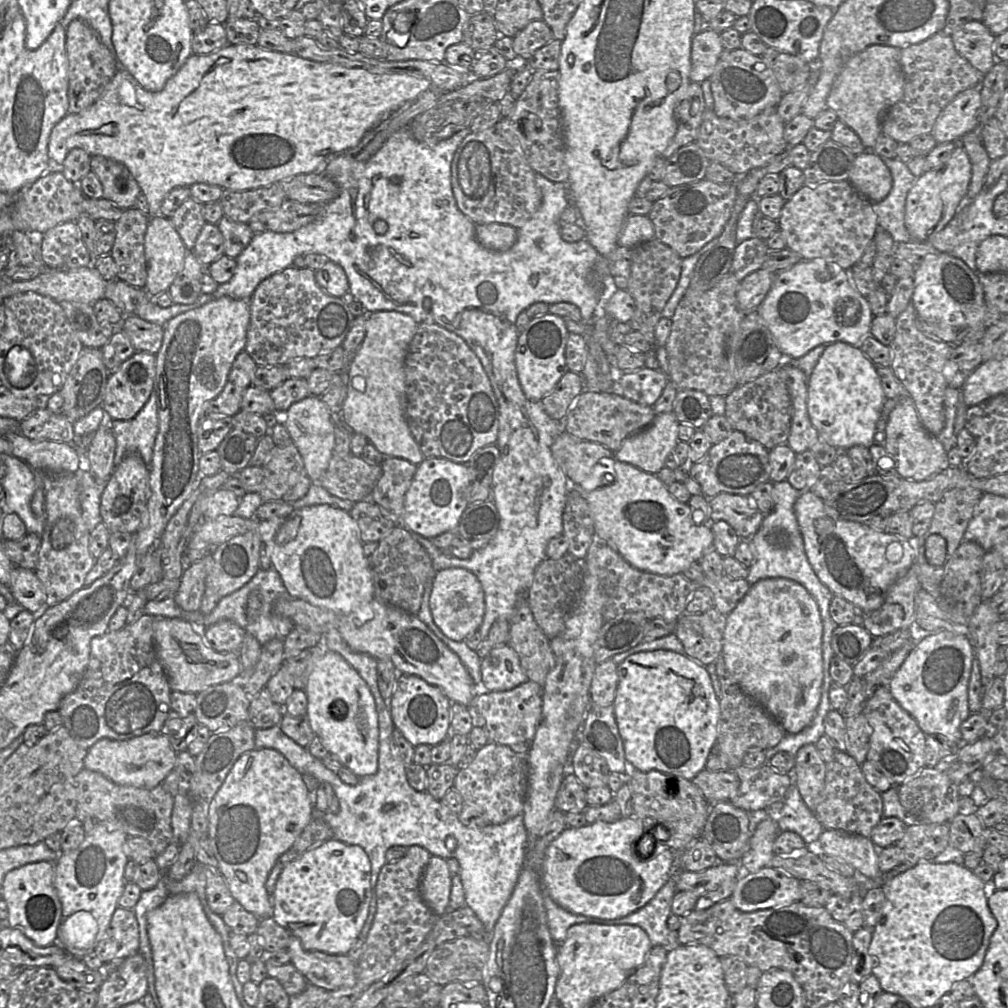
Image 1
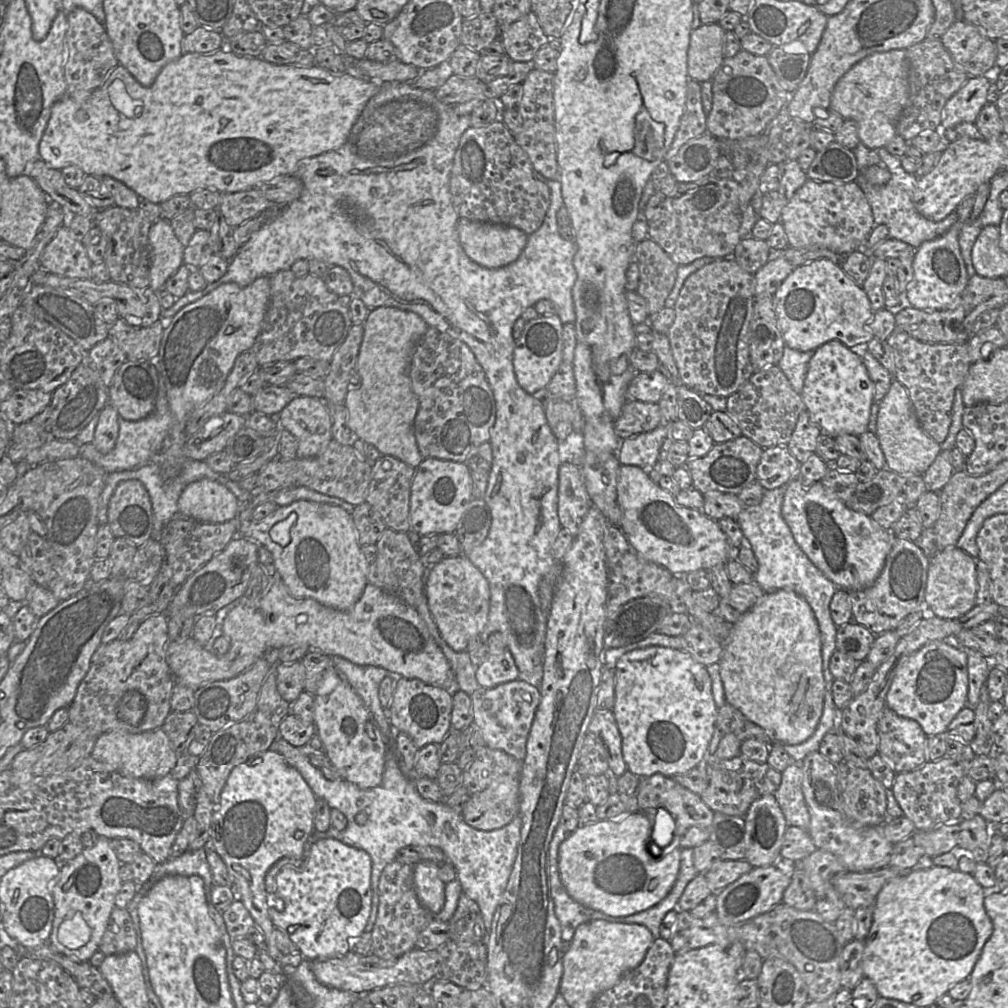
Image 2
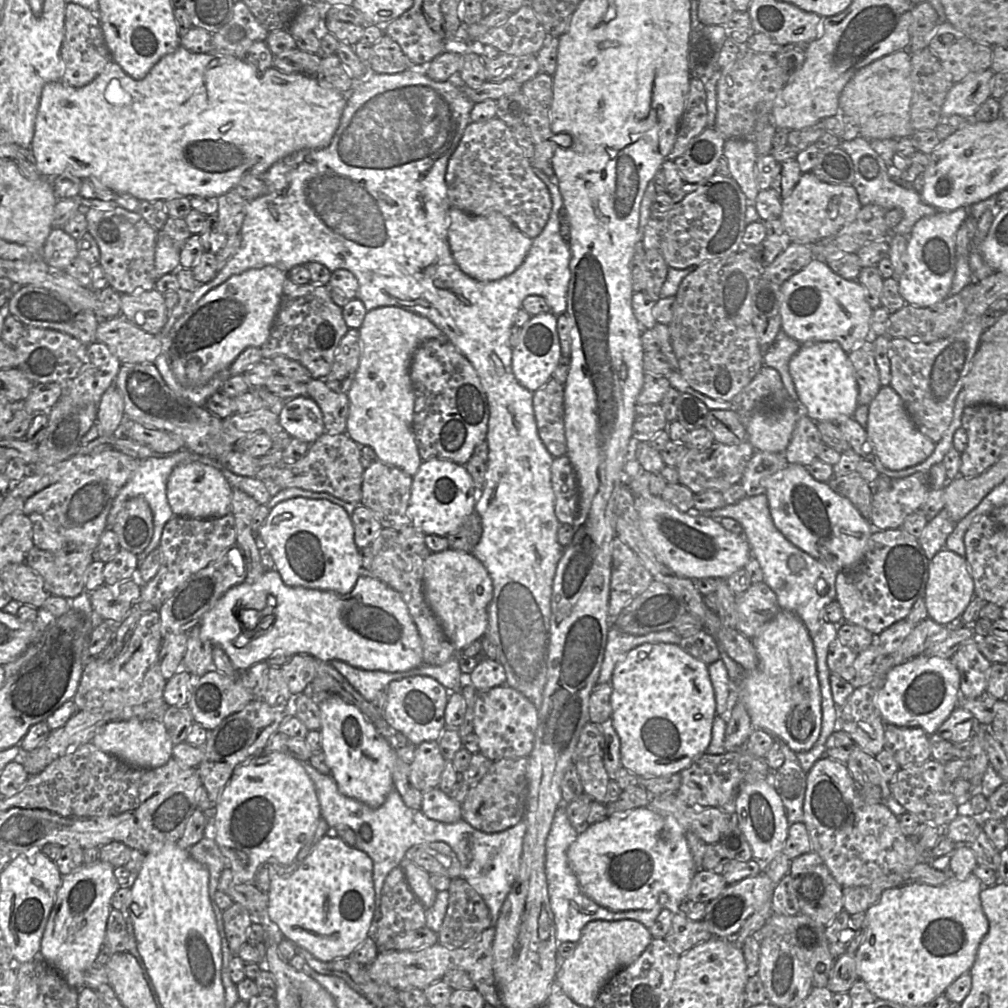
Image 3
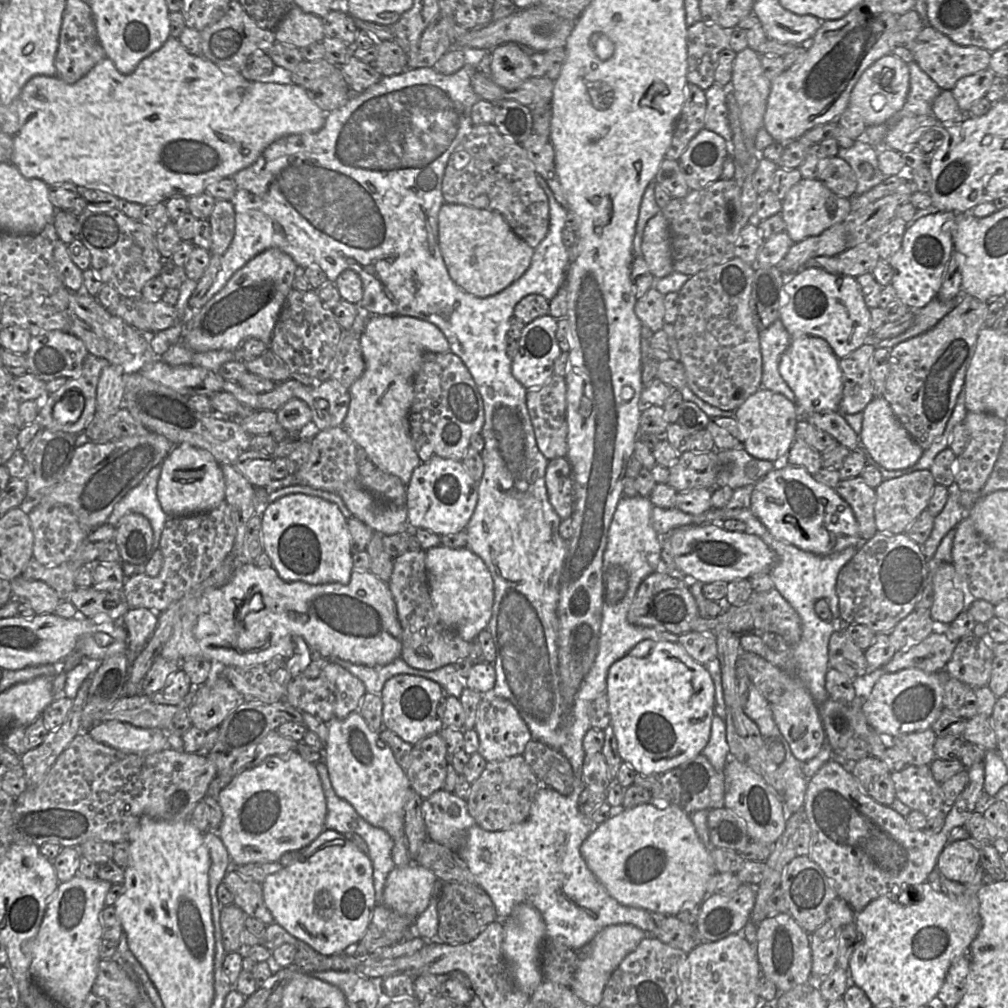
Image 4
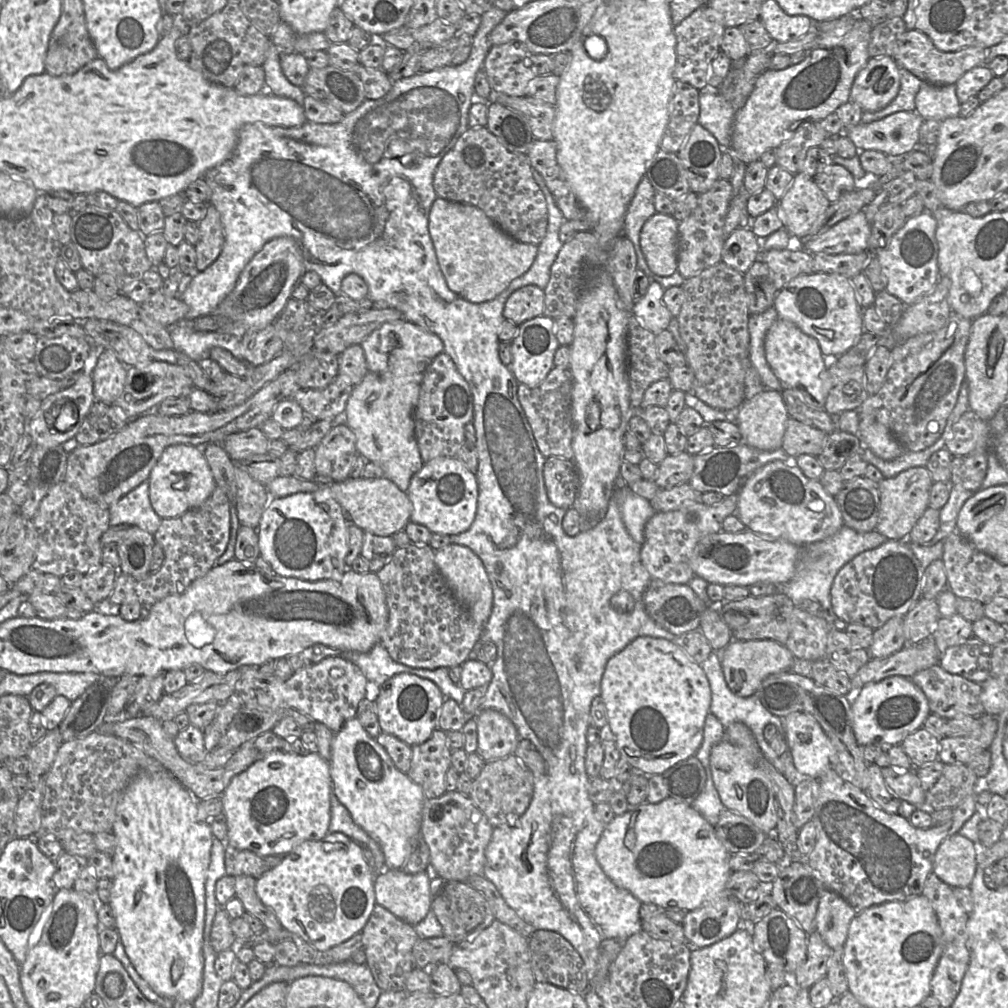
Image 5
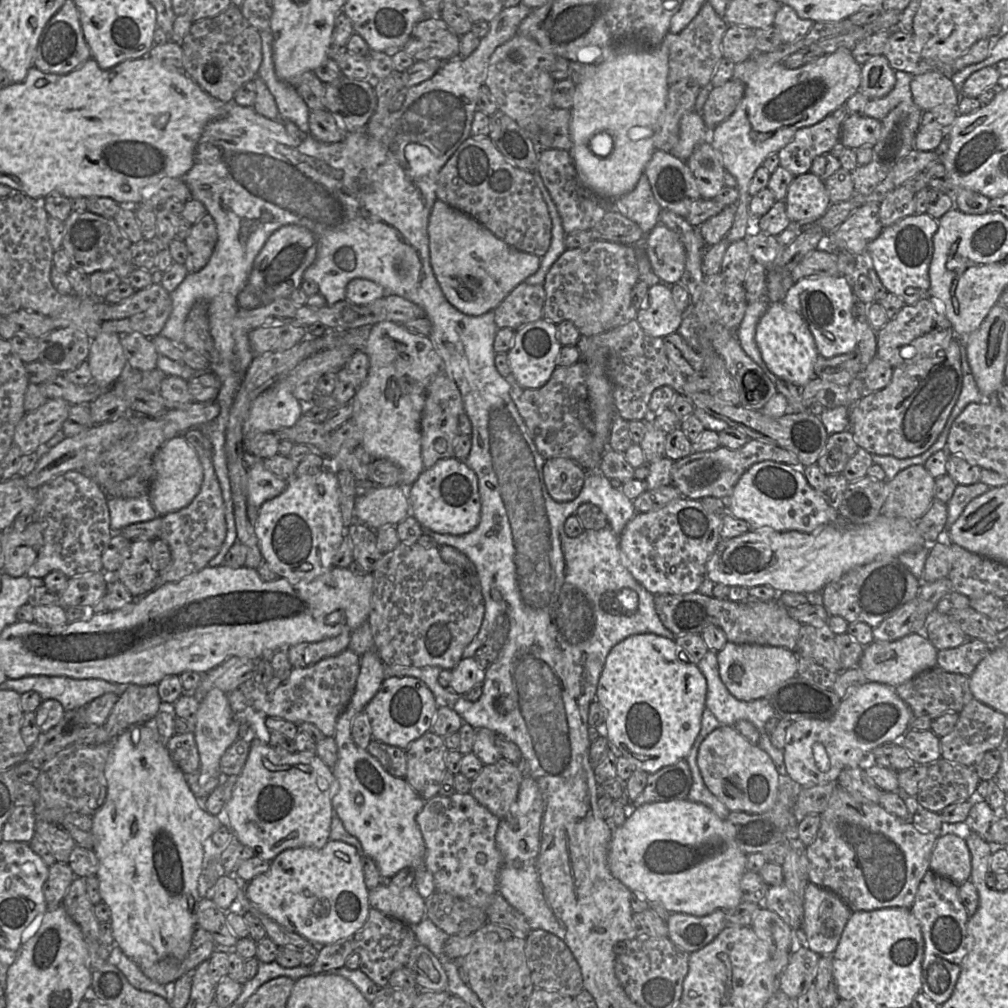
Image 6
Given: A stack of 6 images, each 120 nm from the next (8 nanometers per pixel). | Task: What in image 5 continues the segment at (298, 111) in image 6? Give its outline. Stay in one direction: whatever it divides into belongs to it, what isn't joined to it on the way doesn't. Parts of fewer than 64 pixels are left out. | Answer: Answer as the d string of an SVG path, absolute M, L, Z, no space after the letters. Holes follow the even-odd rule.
M271 42L267 57L262 64L265 71L265 88L268 93L289 98L303 105L305 93L298 86L293 85L285 76L280 64L280 49Z

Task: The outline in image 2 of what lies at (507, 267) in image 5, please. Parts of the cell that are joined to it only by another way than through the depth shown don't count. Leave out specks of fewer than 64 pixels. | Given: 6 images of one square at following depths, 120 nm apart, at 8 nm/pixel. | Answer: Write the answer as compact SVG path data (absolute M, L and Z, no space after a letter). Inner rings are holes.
M460 218L457 232L467 256L488 269L516 261L528 241L528 235L519 228L465 218Z

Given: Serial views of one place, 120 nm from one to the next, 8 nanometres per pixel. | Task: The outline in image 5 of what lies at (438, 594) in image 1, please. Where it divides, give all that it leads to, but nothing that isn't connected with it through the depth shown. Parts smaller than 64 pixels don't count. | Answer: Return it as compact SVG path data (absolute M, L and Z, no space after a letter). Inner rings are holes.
M449 544L435 551L434 562L454 597L480 626L486 624L493 604L492 586L479 557L469 548Z

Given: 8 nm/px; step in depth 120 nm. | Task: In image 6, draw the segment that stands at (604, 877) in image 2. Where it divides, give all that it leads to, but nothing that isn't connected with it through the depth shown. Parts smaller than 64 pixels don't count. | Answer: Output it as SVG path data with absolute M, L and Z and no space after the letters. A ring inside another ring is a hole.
M685 800L646 803L620 827L612 827L608 850L611 874L631 892L640 892L649 903L658 903L670 913L706 916L717 909L736 907L741 900L740 881L746 871L746 855L737 846L734 828L710 808Z

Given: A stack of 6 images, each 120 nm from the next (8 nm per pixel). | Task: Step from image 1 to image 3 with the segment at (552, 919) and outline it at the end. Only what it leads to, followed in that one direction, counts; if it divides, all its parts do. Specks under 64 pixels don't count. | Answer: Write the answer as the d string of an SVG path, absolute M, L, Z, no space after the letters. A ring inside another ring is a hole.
M562 803L556 810L554 814L554 818L551 824L551 828L549 831L549 834L546 839L546 859L545 859L545 873L546 873L546 879L547 879L547 887L548 887L548 896L549 896L549 902L550 907L552 910L552 913L554 915L554 921L555 921L555 935L556 940L558 943L563 942L573 942L577 943L581 937L581 932L585 925L591 921L595 920L602 920L602 921L622 921L622 920L633 920L641 923L646 928L647 926L642 923L641 920L638 919L625 919L630 916L625 916L624 911L622 912L613 912L609 909L606 909L600 905L598 905L596 902L594 902L592 899L587 897L582 890L580 889L579 883L577 881L577 878L570 866L567 851L570 847L570 845L576 840L579 830L573 827L568 819L566 809L565 809L565 803Z

